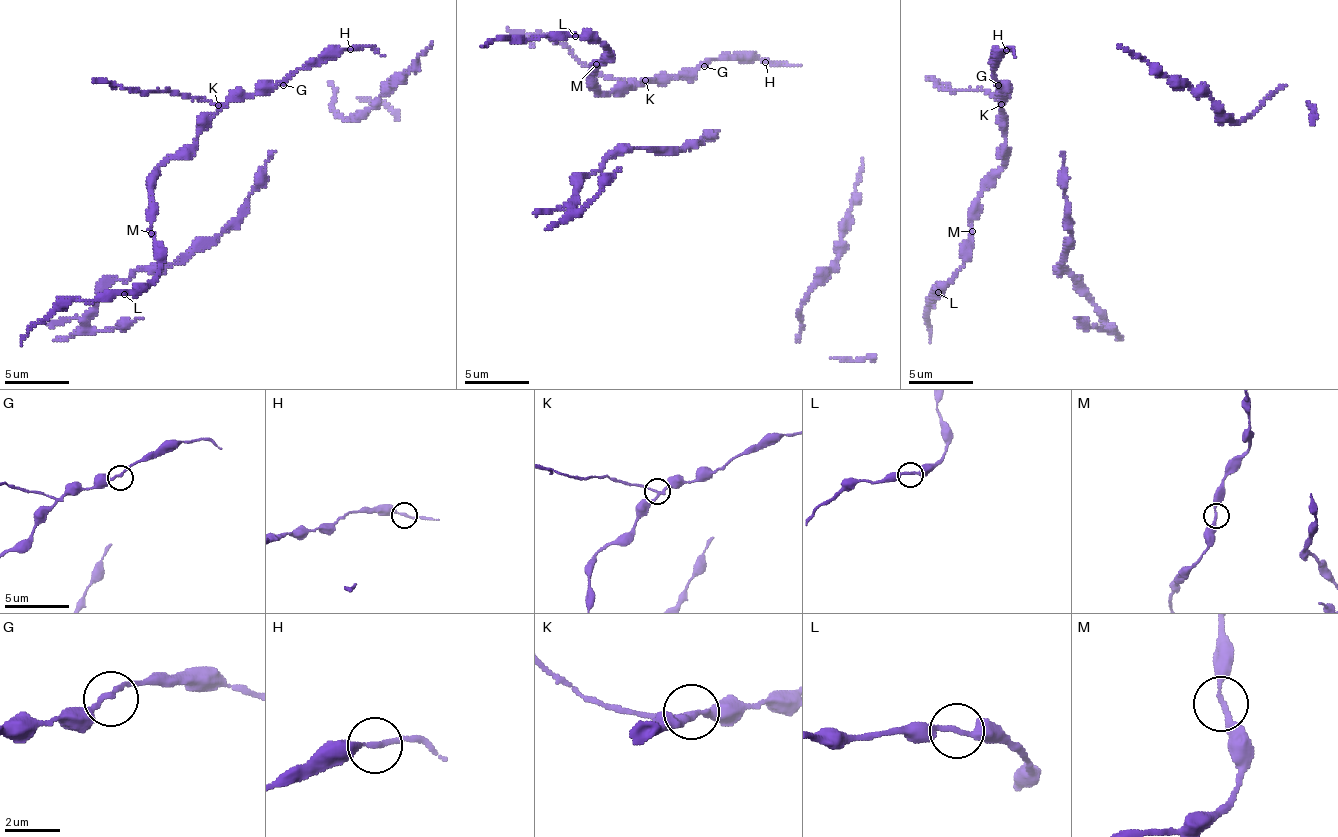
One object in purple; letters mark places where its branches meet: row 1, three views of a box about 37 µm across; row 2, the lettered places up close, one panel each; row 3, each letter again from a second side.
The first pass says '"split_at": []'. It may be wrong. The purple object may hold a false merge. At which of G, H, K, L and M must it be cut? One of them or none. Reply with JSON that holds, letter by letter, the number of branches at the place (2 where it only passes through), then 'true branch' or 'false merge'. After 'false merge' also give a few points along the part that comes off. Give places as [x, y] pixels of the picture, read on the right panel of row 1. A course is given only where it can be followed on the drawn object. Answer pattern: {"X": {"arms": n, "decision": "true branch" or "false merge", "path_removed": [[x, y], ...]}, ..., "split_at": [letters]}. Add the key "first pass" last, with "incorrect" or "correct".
{"G": {"arms": 2, "decision": "true branch"}, "H": {"arms": 2, "decision": "true branch"}, "K": {"arms": 3, "decision": "false merge", "path_removed": [[1000, 104], [989, 93], [938, 87], [926, 77]]}, "L": {"arms": 2, "decision": "true branch"}, "M": {"arms": 2, "decision": "true branch"}, "split_at": ["K"], "first pass": "incorrect"}

